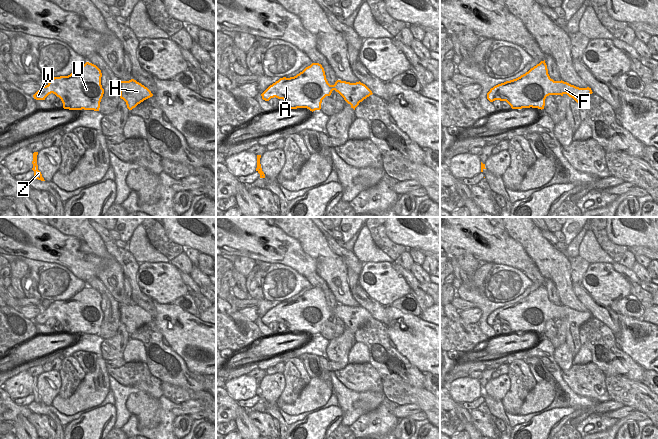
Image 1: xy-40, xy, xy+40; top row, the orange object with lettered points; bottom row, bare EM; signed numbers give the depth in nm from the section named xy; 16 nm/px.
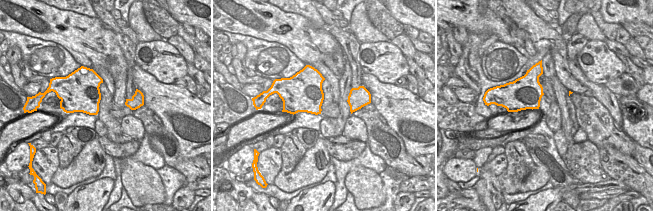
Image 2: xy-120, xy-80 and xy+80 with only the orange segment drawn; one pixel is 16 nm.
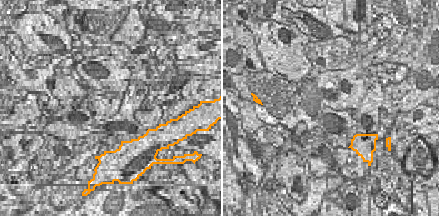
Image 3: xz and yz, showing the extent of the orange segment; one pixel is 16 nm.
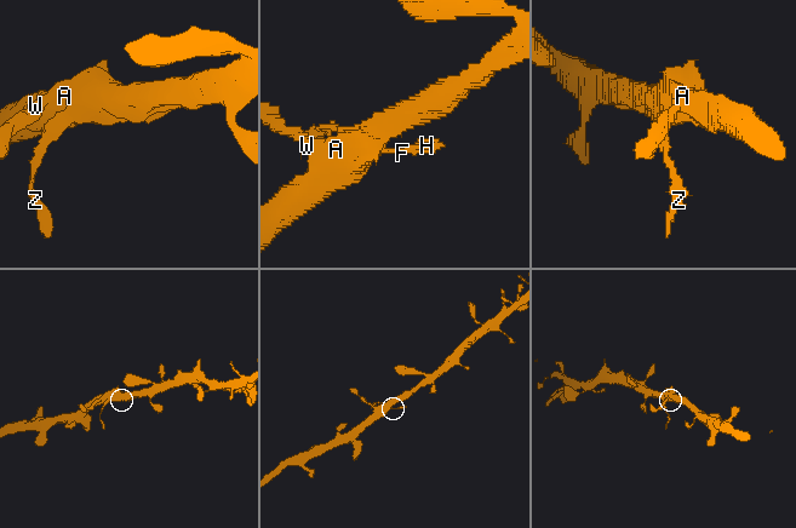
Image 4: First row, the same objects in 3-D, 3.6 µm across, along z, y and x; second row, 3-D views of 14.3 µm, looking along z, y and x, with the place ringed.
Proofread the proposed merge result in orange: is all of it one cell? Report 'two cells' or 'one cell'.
one cell

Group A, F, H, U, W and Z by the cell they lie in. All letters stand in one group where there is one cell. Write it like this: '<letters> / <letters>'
A F H U W Z

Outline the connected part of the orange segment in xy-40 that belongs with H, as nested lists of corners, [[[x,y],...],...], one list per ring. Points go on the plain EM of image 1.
[[[134,303],[119,306],[120,322],[126,326],[127,332],[132,334],[144,324],[153,320],[151,315]]]

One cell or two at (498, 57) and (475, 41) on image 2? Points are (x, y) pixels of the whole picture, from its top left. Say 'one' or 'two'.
two

